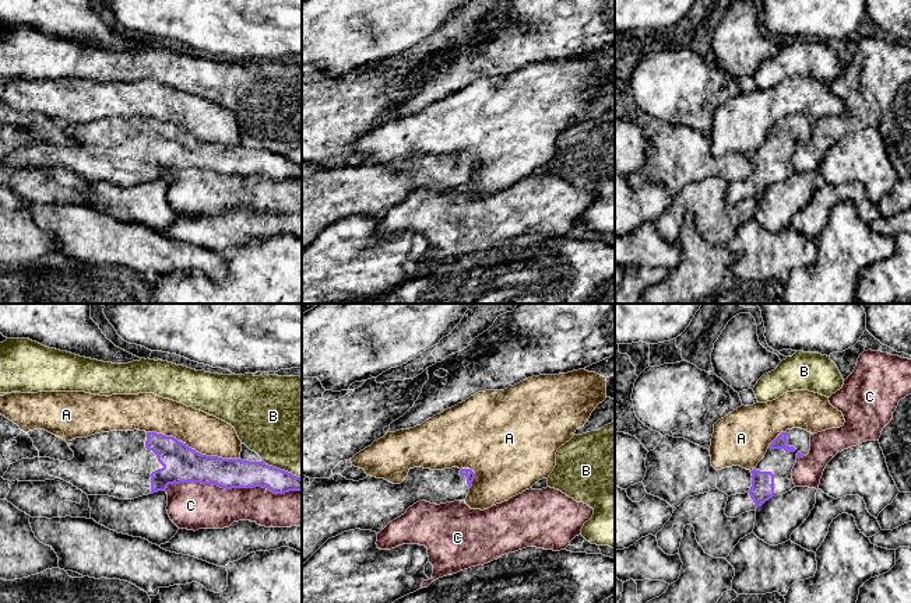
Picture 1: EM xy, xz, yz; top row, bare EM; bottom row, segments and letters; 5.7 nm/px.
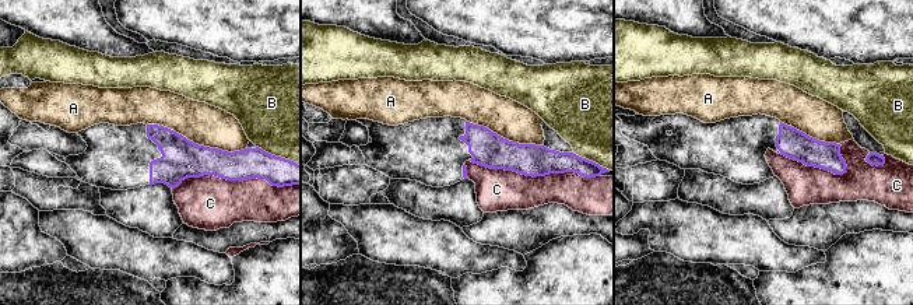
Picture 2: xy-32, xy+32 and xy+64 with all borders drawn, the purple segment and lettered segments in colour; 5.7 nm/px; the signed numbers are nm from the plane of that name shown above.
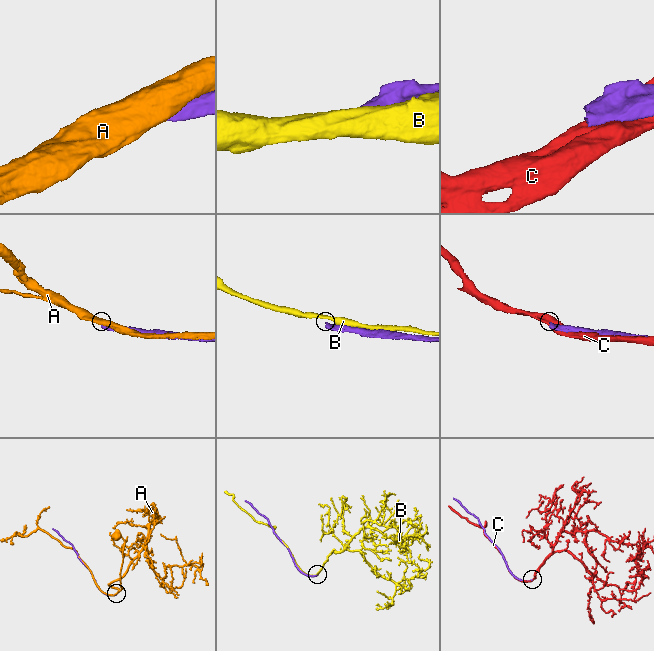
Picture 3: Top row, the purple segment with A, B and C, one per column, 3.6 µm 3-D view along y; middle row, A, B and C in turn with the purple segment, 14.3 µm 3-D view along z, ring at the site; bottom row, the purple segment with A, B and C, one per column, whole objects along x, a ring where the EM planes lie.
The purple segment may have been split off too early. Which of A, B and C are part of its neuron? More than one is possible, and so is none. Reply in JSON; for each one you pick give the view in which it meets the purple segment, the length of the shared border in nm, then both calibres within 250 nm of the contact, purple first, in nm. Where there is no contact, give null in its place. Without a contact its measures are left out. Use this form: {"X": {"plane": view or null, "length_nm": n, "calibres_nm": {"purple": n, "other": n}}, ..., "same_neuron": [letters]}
{"same_neuron": []}

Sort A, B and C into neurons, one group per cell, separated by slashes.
A / B / C

